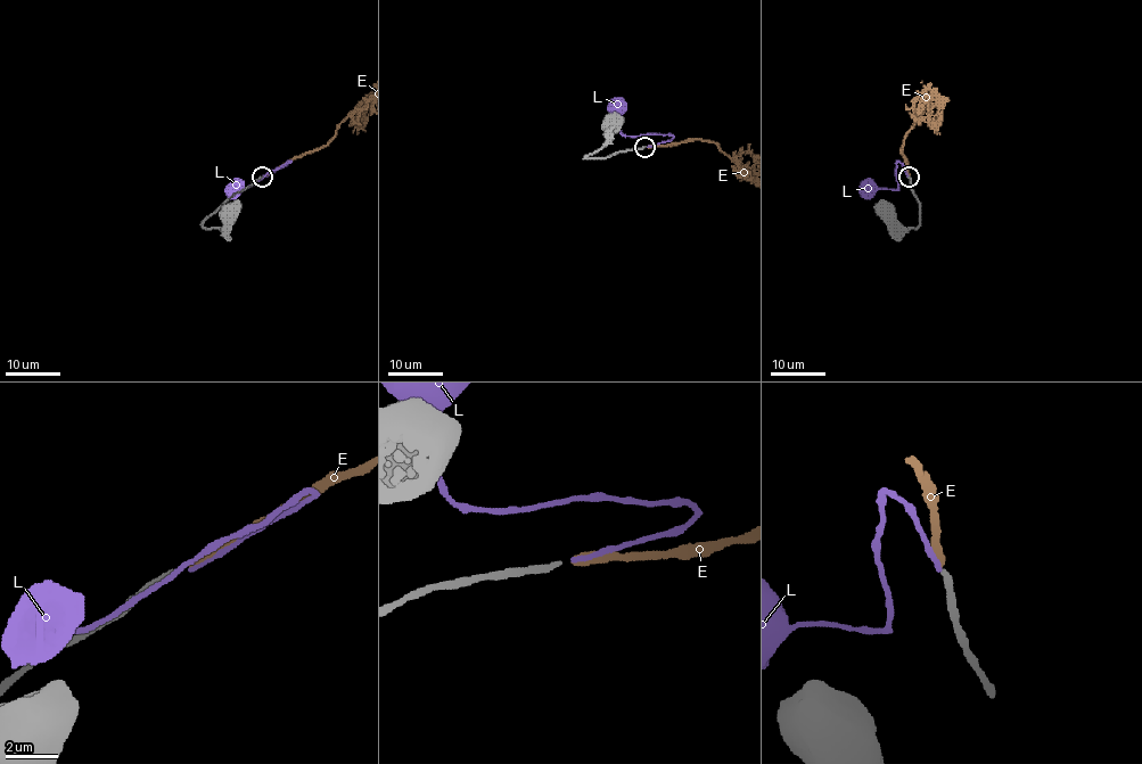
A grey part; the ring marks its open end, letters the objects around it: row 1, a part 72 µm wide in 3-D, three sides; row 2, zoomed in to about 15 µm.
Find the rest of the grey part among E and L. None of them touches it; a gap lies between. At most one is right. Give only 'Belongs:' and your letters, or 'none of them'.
Belongs: E

